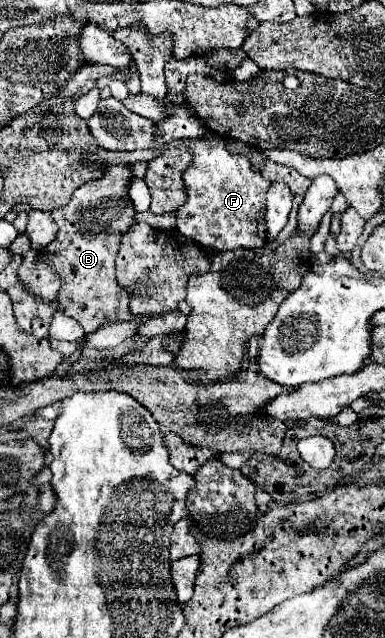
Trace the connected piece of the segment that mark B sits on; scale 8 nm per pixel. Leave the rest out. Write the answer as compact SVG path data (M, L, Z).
M113 167L105 177L81 185L67 205L51 213L53 221L59 225L59 233L53 241L53 255L49 253L47 259L61 275L59 309L77 319L85 335L99 329L105 319L109 323L129 321L133 317L129 313L129 293L119 287L115 279L115 257L121 237L135 223L135 207L127 195L131 179L133 173L129 167Z

